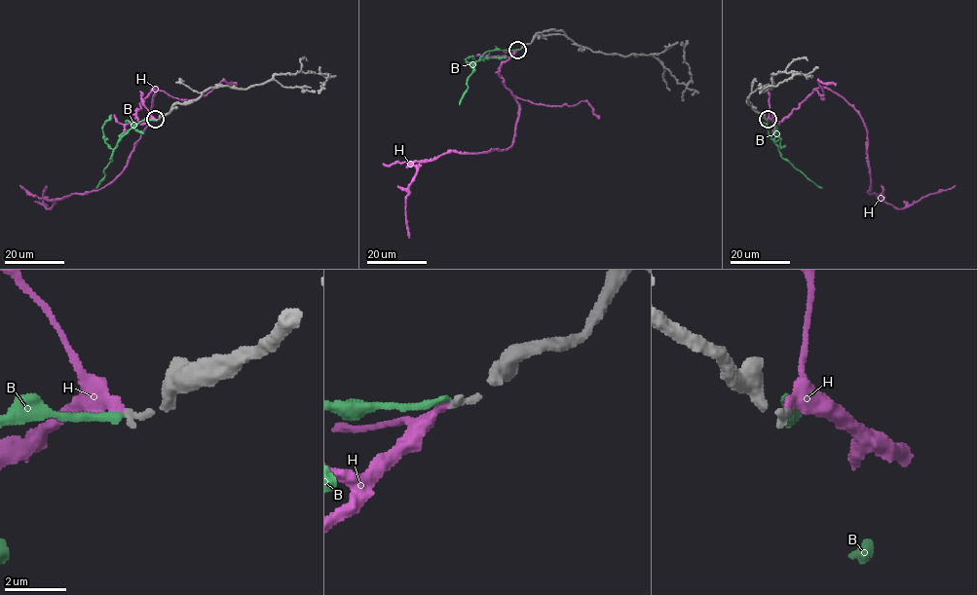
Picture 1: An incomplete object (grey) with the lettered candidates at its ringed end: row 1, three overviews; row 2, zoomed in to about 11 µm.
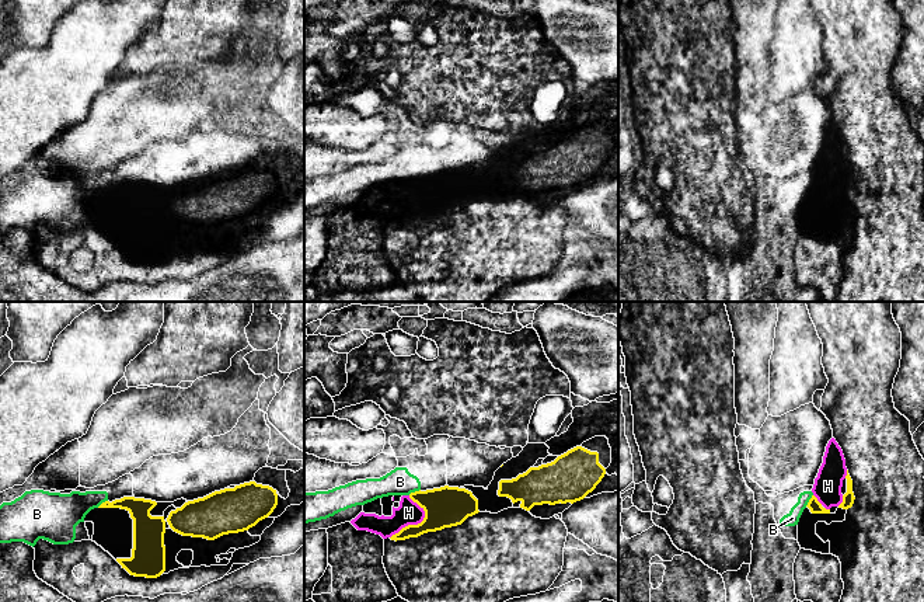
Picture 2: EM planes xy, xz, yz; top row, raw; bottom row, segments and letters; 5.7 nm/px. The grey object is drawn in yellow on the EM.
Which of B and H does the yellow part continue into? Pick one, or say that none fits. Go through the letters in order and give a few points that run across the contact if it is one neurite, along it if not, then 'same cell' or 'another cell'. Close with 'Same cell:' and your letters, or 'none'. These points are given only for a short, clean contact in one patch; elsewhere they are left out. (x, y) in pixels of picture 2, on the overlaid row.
B: xz (419, 489), (408, 494) | another cell
H: xz (445, 507), (432, 510), (418, 524), (408, 512) | same cell
Same cell: H

